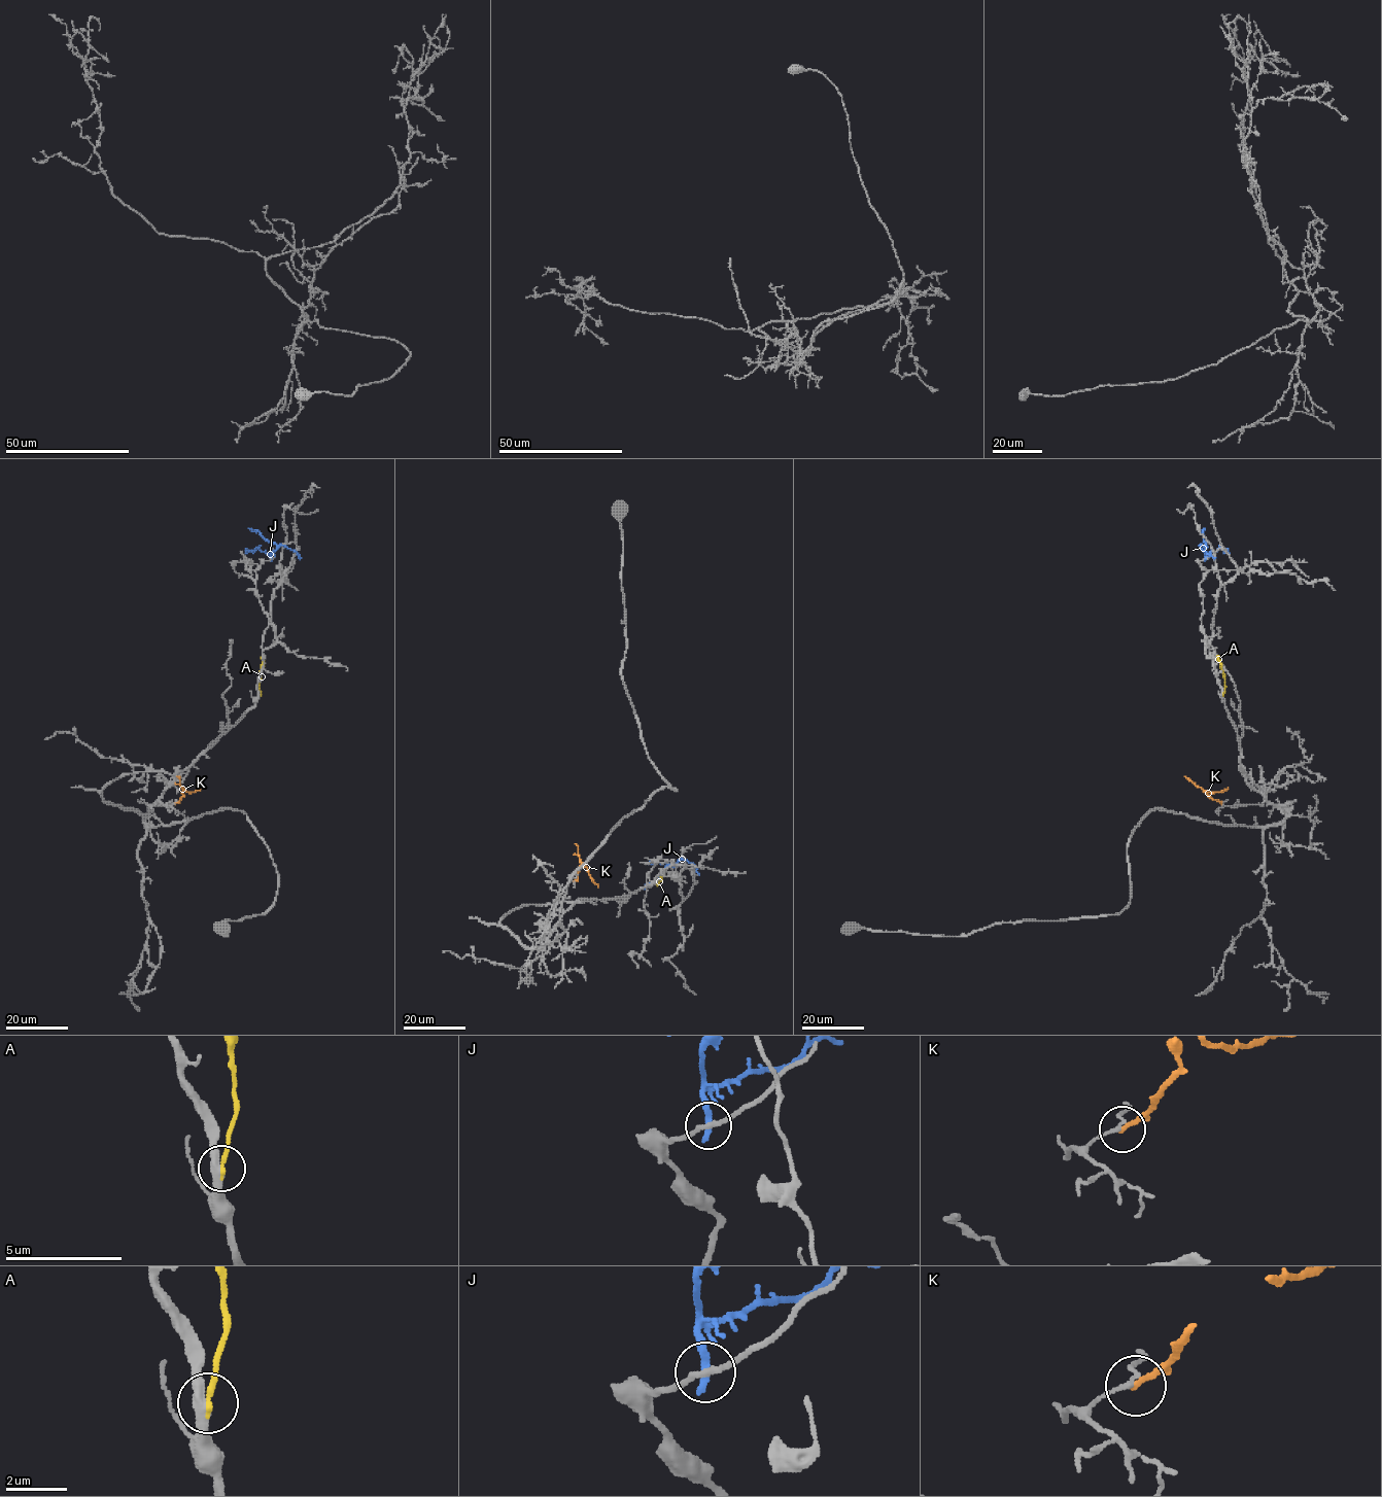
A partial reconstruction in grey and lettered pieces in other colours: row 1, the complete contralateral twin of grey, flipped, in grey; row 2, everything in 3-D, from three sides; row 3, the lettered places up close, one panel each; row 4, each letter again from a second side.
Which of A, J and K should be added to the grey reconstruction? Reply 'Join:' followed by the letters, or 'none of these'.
Join: none of these

